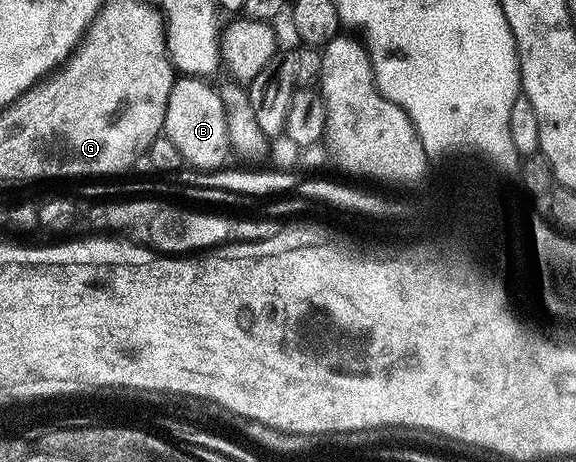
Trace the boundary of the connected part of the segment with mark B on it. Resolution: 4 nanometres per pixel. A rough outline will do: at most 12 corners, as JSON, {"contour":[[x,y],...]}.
{"contour":[[181,77],[164,134],[199,171],[231,152],[221,92]]}

